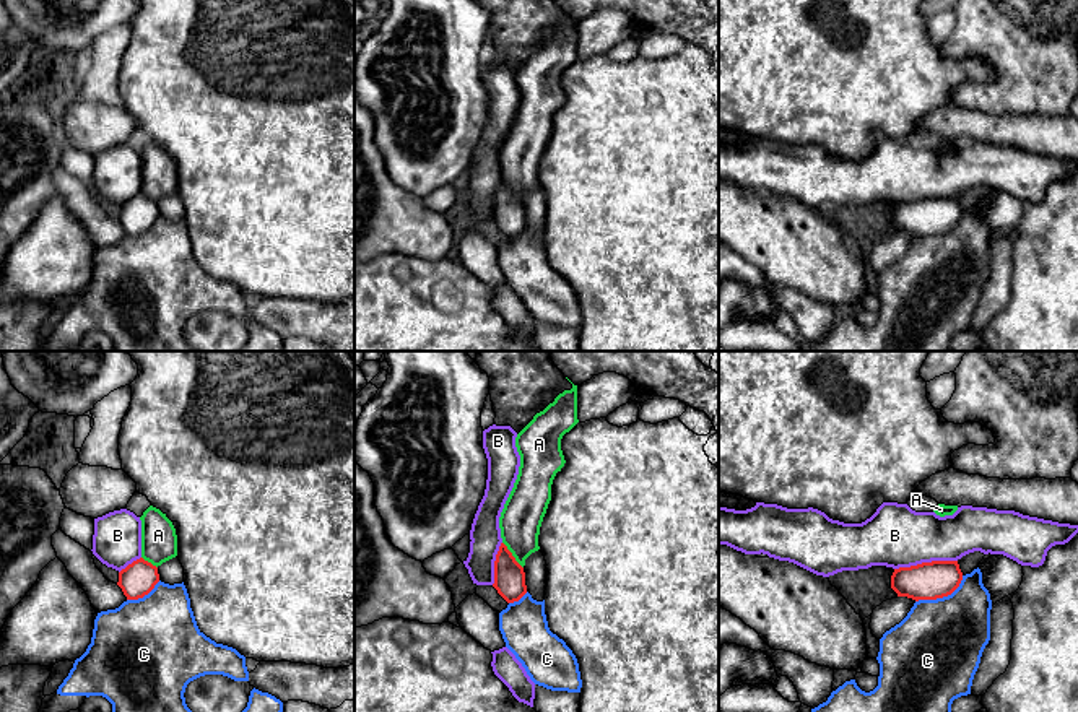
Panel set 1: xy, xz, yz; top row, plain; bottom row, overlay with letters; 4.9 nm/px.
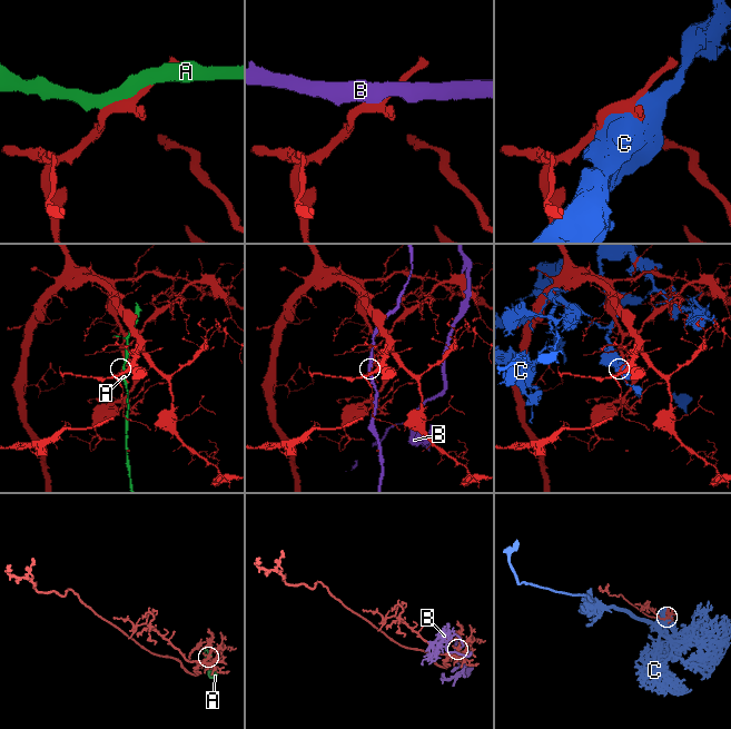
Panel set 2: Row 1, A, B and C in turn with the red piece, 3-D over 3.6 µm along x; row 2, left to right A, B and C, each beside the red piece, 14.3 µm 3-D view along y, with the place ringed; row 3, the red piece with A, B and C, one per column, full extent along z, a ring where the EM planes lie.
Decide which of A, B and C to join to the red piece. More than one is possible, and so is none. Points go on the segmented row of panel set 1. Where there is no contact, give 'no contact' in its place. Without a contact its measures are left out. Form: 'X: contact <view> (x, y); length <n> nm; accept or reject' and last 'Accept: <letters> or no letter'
A: contact xz (511, 555); length 170 nm; reject
B: contact yz (925, 563); length 320 nm; reject
C: contact yz (942, 597); length 280 nm; reject
Accept: no letter

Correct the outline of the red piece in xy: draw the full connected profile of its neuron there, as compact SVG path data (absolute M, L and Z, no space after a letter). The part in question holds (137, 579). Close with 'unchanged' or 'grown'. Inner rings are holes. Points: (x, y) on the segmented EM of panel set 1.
M140 558L119 572L117 585L127 600L138 600L148 595L158 582L158 567Z; unchanged

